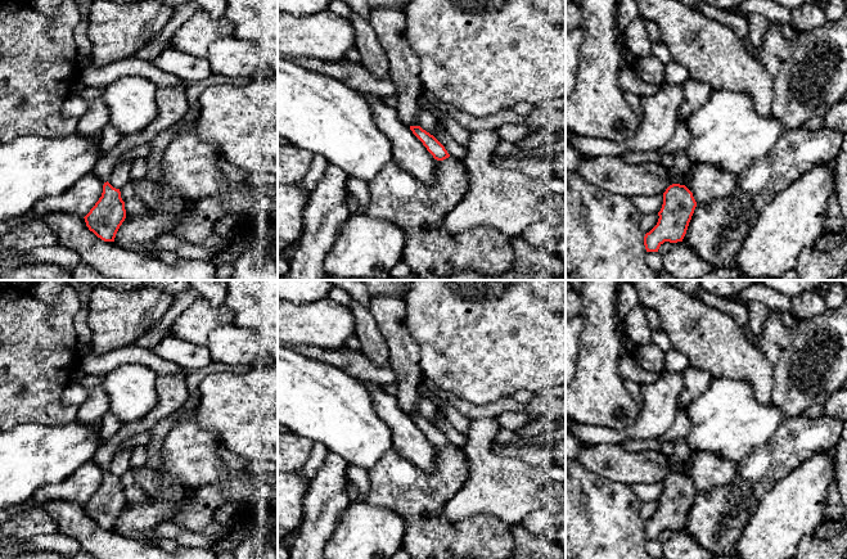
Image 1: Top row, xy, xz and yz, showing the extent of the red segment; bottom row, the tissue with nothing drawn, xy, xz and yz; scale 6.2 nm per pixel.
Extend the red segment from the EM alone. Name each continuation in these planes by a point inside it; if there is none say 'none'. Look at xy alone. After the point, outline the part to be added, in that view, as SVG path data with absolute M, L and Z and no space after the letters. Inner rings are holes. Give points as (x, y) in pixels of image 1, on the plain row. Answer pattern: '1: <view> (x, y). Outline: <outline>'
1: xy (171, 388). Outline: M183 369L176 374L159 374L156 379L158 402L144 418L121 427L114 437L102 442L93 456L103 470L107 470L117 447L130 437L150 430L158 421L177 411L188 400L186 371Z

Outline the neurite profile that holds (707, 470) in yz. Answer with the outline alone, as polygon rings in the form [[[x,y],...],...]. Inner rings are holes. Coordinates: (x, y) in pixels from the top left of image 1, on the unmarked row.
[[[697,452],[686,464],[685,474],[693,481],[697,492],[730,483],[738,472],[738,463],[711,452]]]

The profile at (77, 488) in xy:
[[[91,460],[60,483],[39,488],[33,495],[35,504],[62,500],[84,506],[102,484],[103,473],[104,470]]]

